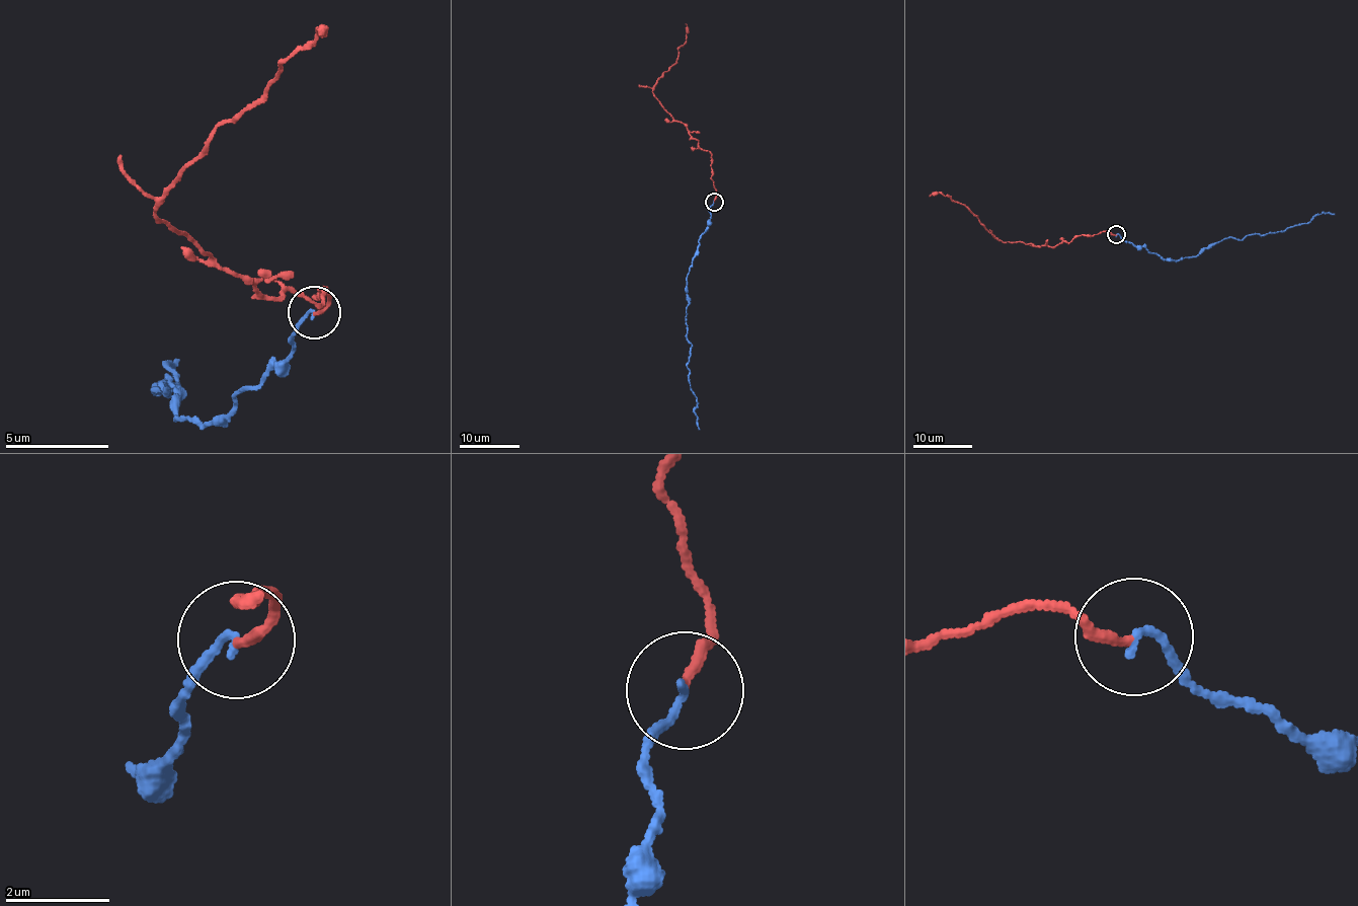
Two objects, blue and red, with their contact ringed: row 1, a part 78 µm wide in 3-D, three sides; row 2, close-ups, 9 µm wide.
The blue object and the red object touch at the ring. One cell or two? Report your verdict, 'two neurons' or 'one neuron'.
one neuron

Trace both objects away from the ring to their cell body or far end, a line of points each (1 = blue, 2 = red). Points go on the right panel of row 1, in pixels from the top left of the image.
1: (1116, 234), (1164, 258), (1181, 259), (1227, 237), (1277, 233), (1321, 213), (1335, 214)
2: (1116, 234), (1075, 235), (1053, 247), (996, 239), (962, 204), (939, 192), (930, 197)

